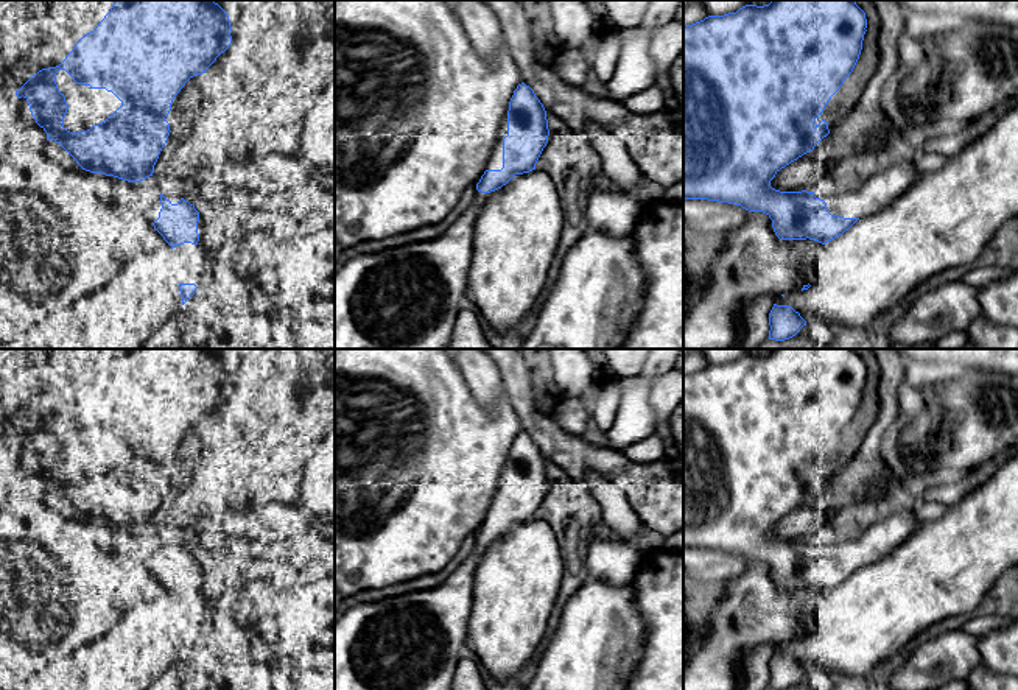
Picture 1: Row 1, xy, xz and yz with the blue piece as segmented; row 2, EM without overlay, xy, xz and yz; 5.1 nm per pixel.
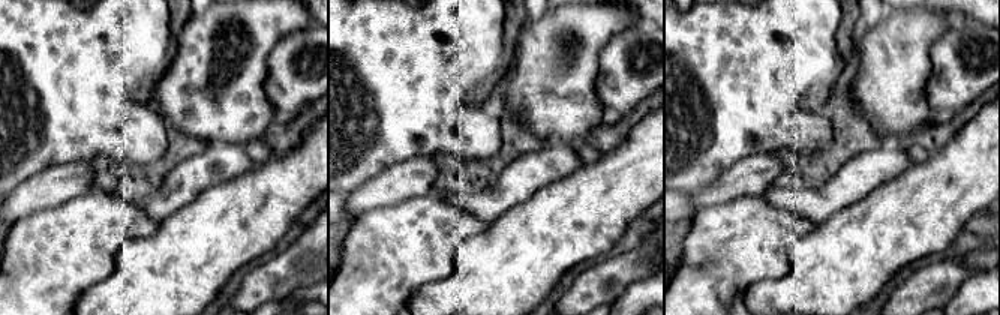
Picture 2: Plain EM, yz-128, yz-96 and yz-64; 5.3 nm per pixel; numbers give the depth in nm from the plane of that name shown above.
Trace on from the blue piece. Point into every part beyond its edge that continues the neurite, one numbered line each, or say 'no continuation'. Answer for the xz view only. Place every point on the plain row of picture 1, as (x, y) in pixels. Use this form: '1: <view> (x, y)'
1: xz (495, 511)

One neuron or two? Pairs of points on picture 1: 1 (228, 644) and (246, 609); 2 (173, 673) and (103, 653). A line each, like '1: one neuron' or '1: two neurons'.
1: one neuron
2: two neurons

